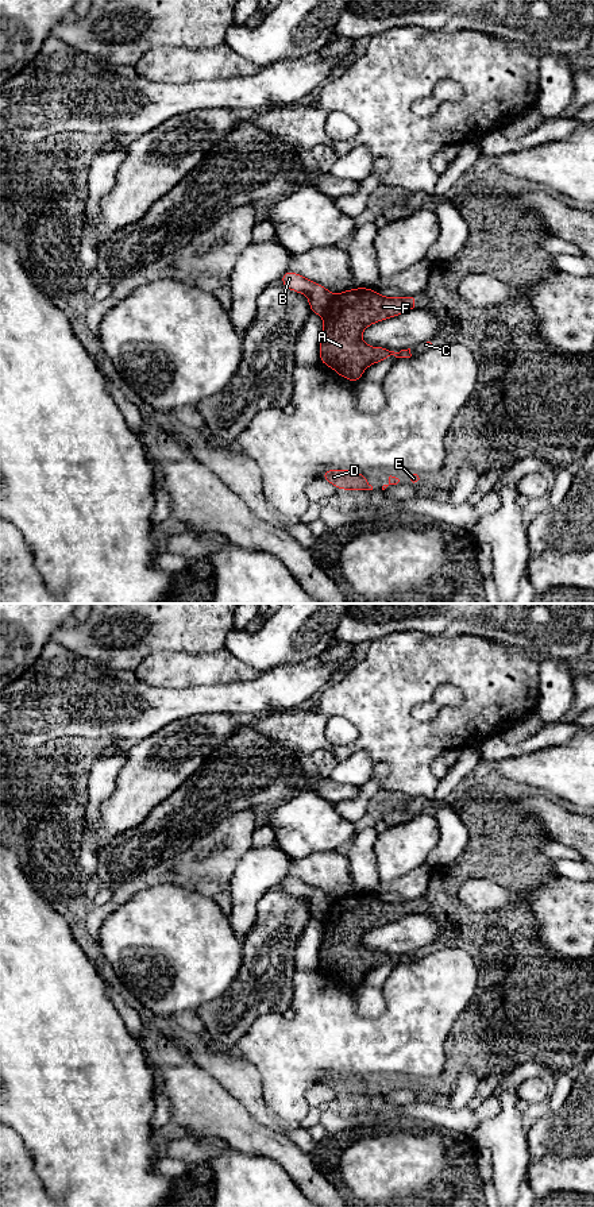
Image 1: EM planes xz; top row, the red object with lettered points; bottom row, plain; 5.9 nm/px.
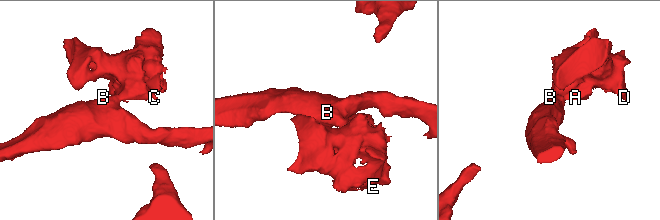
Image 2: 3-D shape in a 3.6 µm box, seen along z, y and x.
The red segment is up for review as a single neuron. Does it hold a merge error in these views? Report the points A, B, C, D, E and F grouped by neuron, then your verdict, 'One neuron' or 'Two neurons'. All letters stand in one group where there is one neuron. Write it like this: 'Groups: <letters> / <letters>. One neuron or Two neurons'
Groups: A C D E F / B. Two neurons

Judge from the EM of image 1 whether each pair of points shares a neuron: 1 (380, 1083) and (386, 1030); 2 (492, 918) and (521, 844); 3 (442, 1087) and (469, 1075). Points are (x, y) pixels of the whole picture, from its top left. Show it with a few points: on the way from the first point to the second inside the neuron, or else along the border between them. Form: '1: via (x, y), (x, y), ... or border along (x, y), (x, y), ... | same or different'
1: border along (401, 1071), (374, 1071), (359, 1076) | different
2: via (461, 910), (452, 902), (452, 884), (490, 853) | same
3: border along (462, 1068), (456, 1087), (448, 1095) | different

